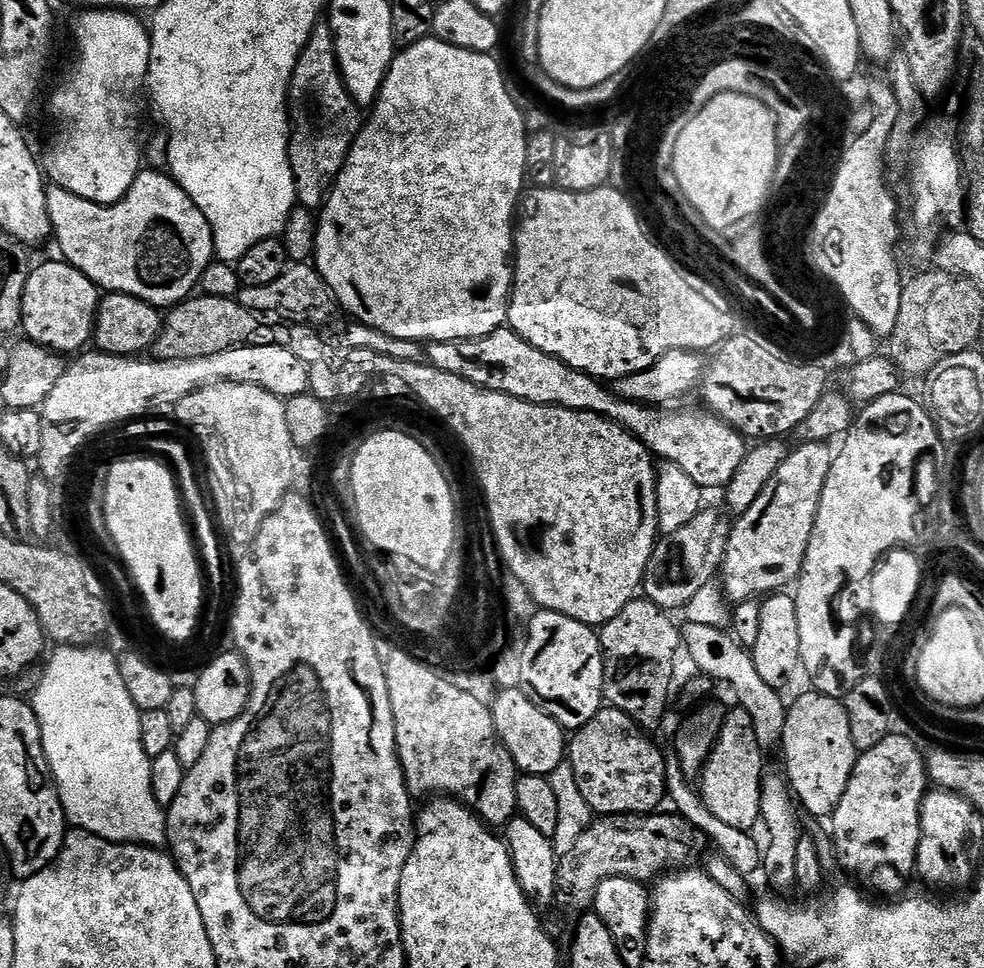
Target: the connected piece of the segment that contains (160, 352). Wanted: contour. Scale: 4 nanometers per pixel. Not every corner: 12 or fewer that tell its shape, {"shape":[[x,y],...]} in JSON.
{"shape":[[193,295],[164,316],[158,360],[244,344],[293,347],[289,325],[231,296]]}

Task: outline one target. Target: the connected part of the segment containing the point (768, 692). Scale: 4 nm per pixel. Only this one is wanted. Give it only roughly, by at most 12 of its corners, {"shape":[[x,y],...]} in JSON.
{"shape":[[688,621],[696,670],[728,684],[760,748],[783,739],[788,708],[725,629]]}

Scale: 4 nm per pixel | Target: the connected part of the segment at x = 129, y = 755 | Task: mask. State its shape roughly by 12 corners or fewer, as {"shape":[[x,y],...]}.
{"shape":[[60,646],[30,703],[67,823],[160,846],[117,657]]}

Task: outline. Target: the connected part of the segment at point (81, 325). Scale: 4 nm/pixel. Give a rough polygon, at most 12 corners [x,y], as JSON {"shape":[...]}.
{"shape":[[63,259],[31,269],[22,332],[57,354],[91,341],[101,289]]}

